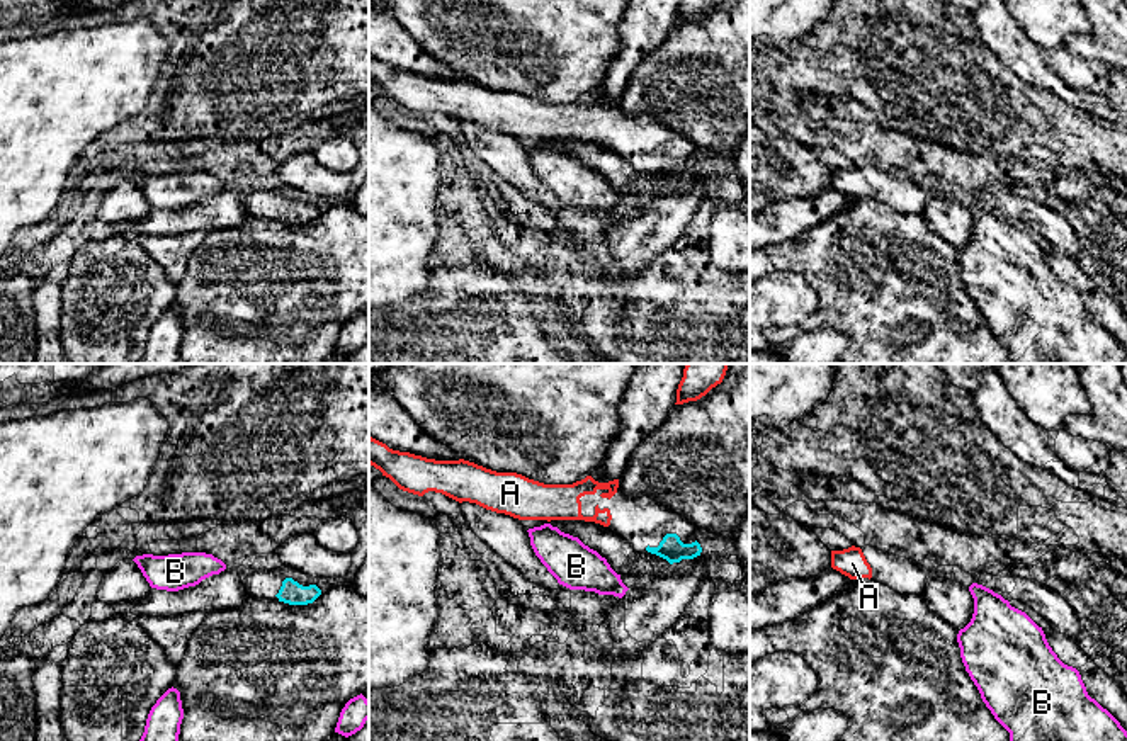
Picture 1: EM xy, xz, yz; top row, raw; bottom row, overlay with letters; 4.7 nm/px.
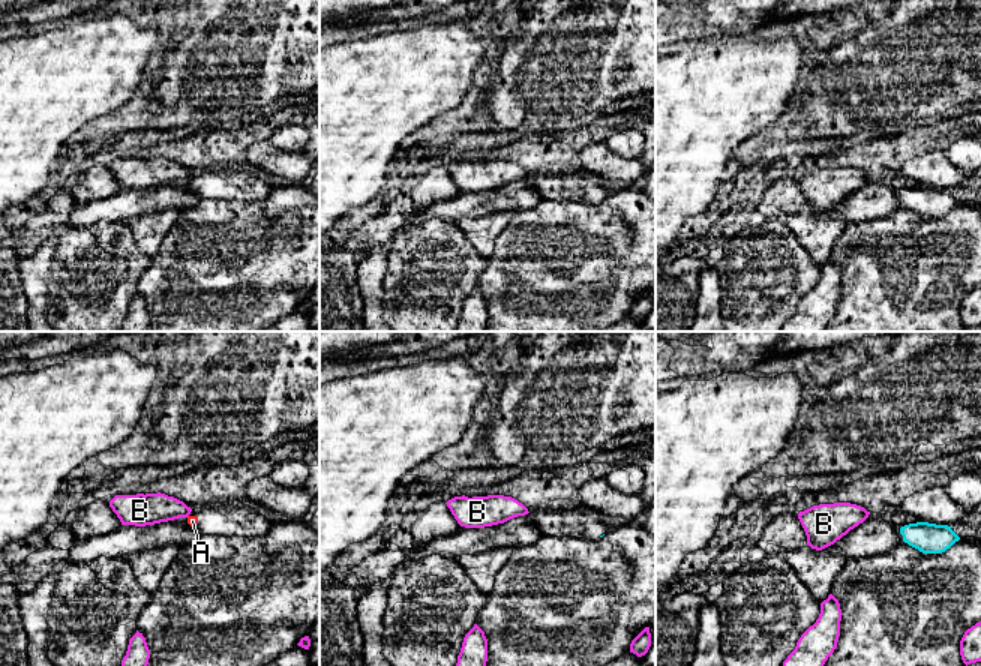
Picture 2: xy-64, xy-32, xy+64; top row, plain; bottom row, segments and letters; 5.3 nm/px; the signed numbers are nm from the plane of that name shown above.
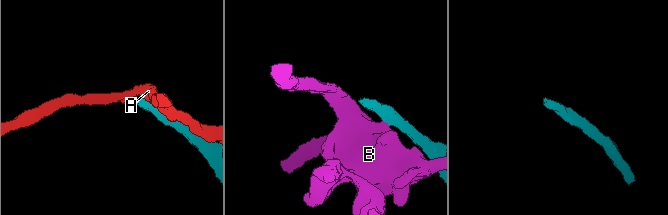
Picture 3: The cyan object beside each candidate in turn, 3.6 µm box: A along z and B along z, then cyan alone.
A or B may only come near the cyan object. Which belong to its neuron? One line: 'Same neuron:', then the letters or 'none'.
Same neuron: A

